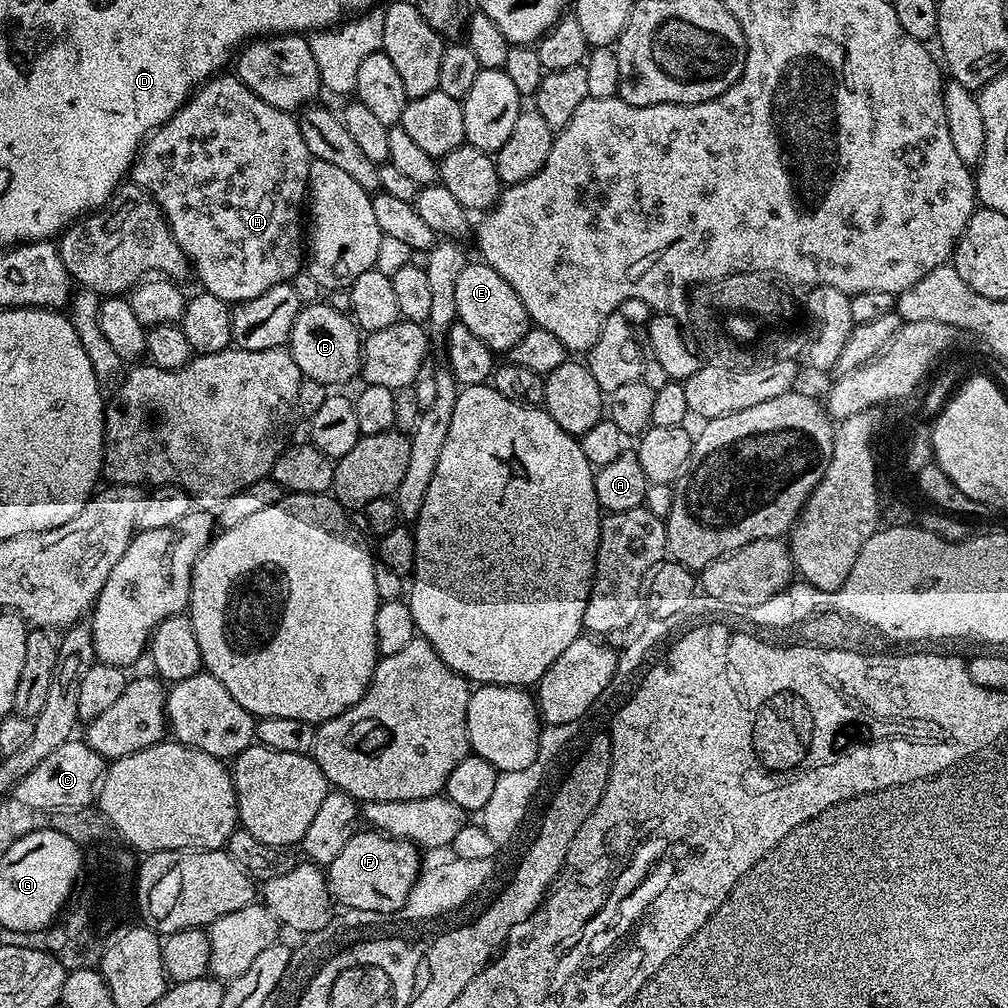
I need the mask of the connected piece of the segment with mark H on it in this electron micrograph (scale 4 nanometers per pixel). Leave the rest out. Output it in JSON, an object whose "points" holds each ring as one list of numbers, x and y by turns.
{"points":[[217,74,211,80,203,81,189,96,188,101,140,145,140,150,136,153,136,161,133,162,130,169,130,180,139,188,146,189,156,201,178,246,188,256,191,271,194,276,196,272,197,278,200,279,199,287,203,291,228,301,229,305,235,306,266,294,266,290,270,290,274,286,289,283,302,271,306,248,305,245,304,248,300,245,300,211,303,208,305,211,306,208,310,157,306,142,302,142,300,121,293,113,278,110,274,106,270,106,270,102,262,102,262,98,258,98,258,94,251,92,235,75,224,75,228,74]]}

